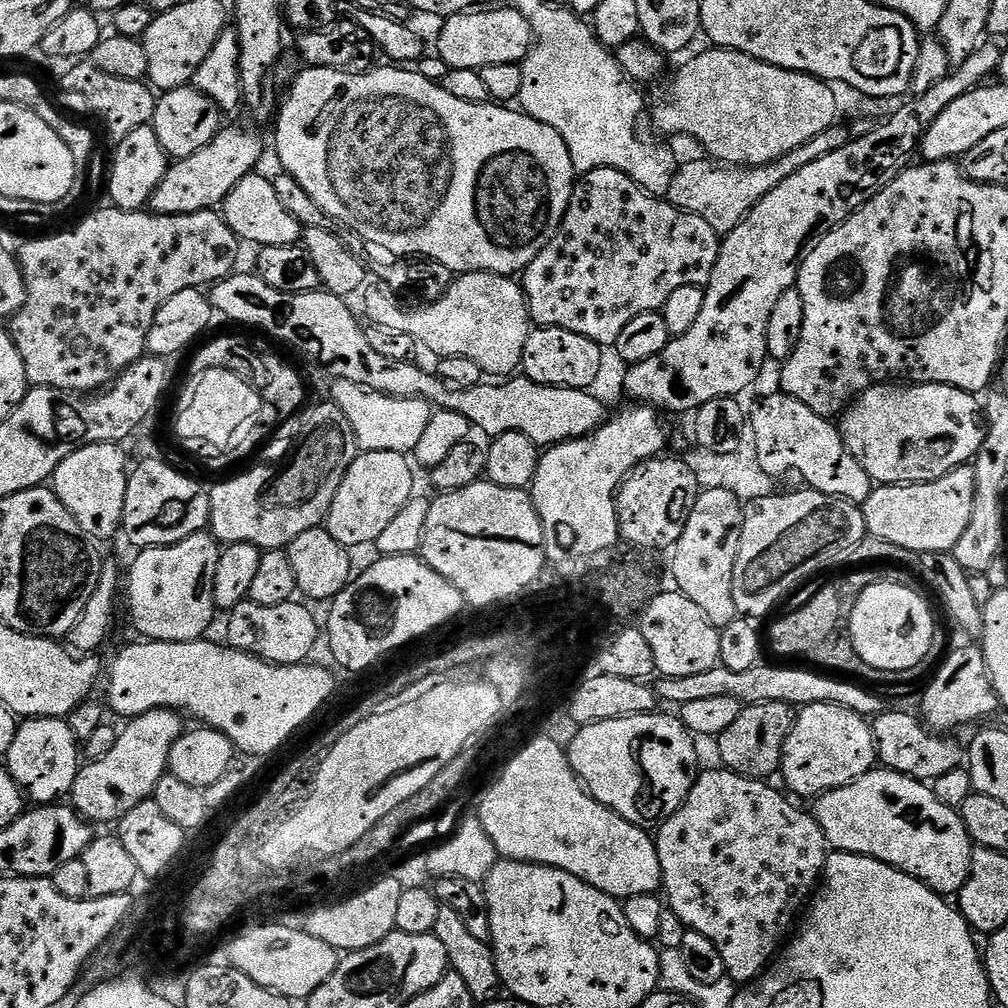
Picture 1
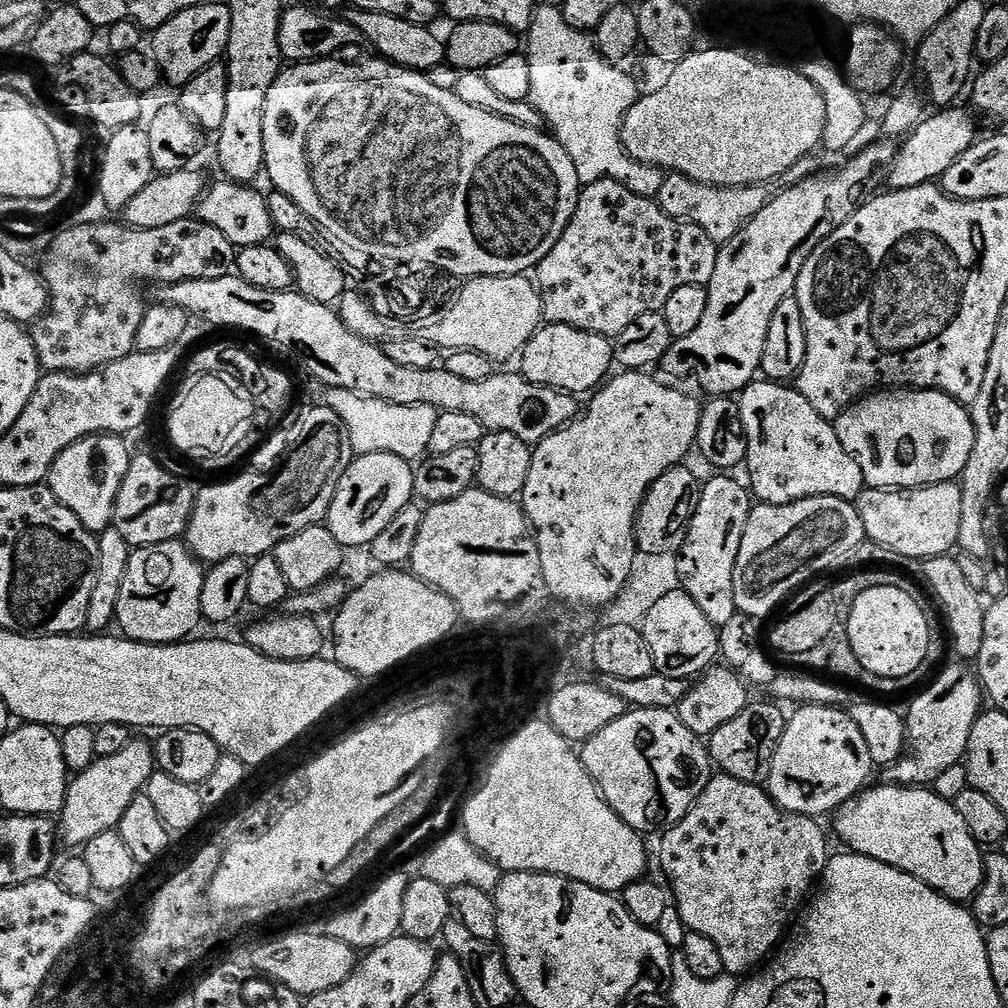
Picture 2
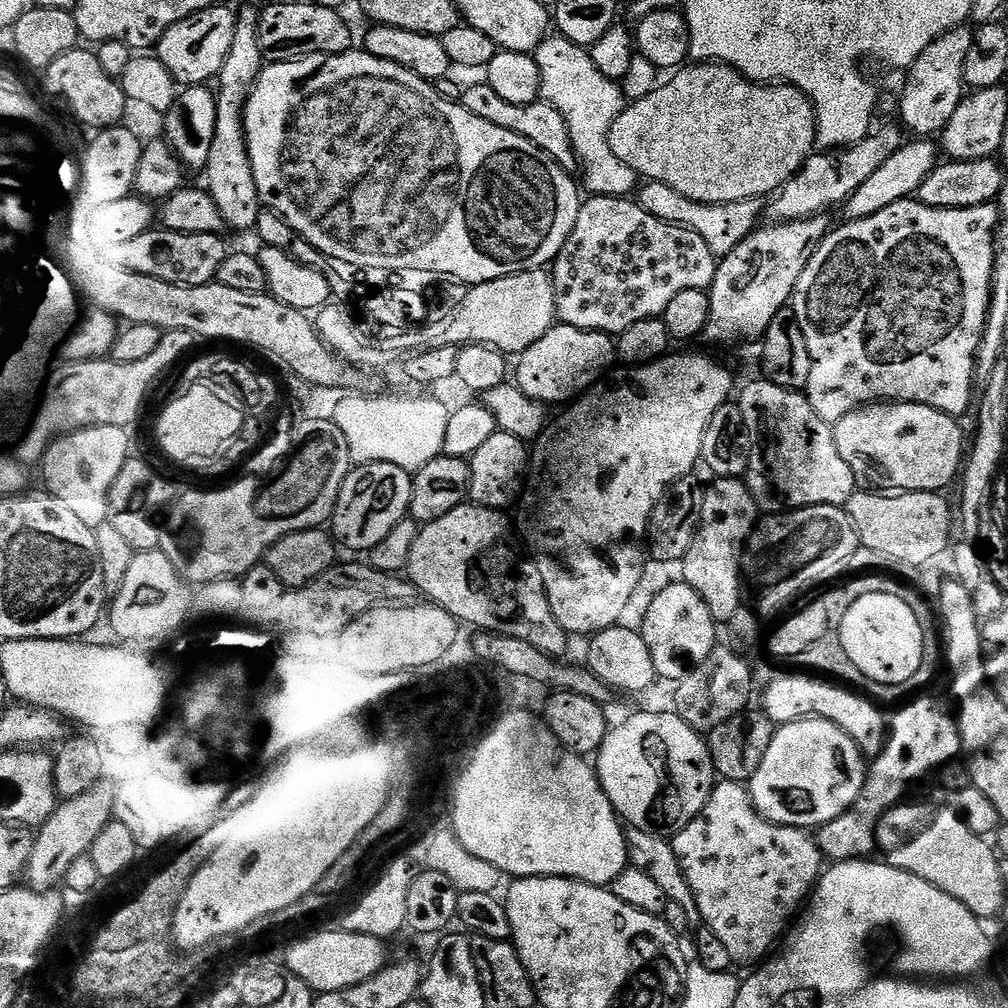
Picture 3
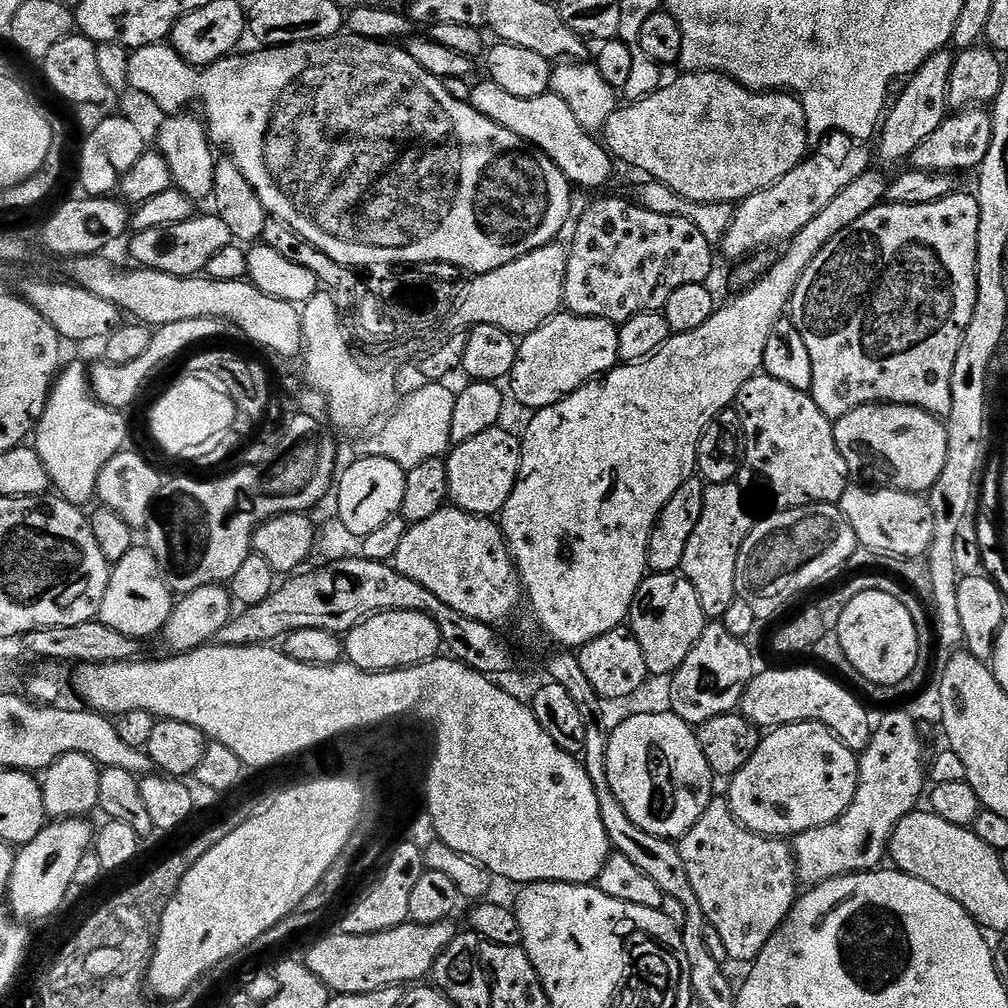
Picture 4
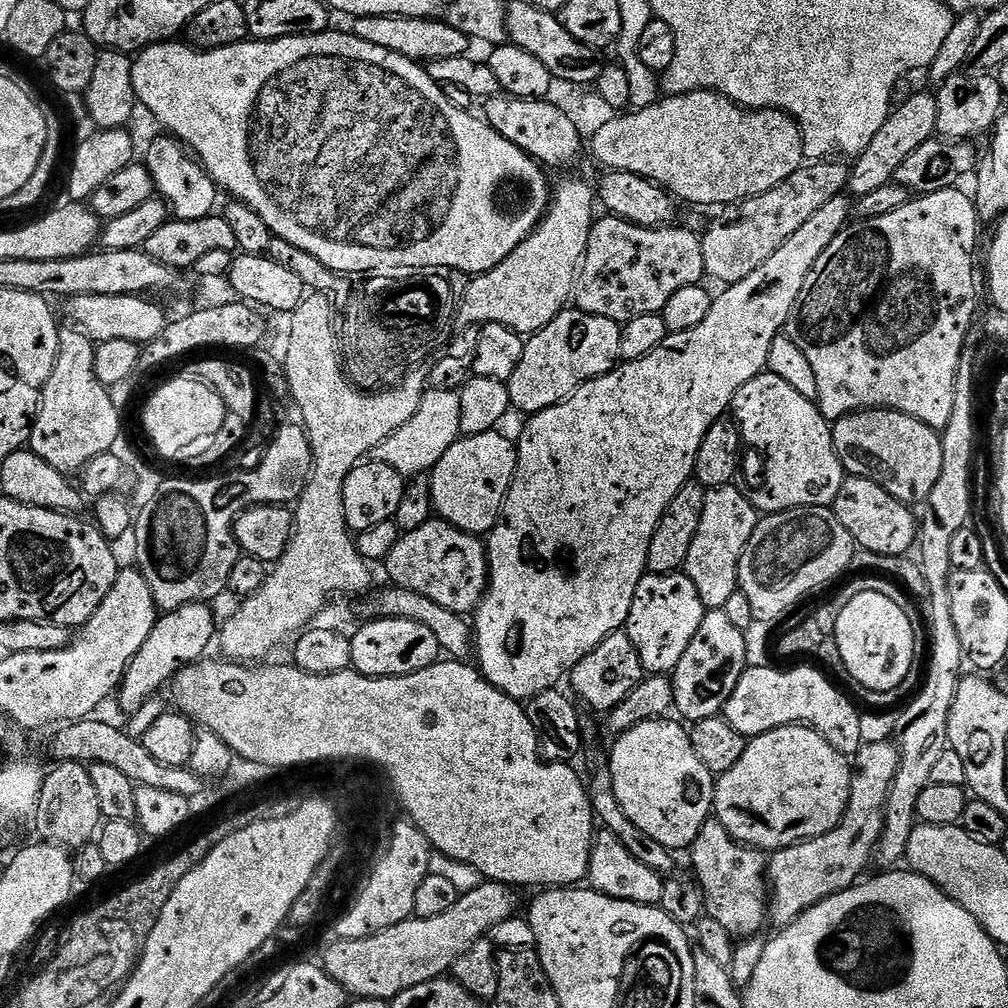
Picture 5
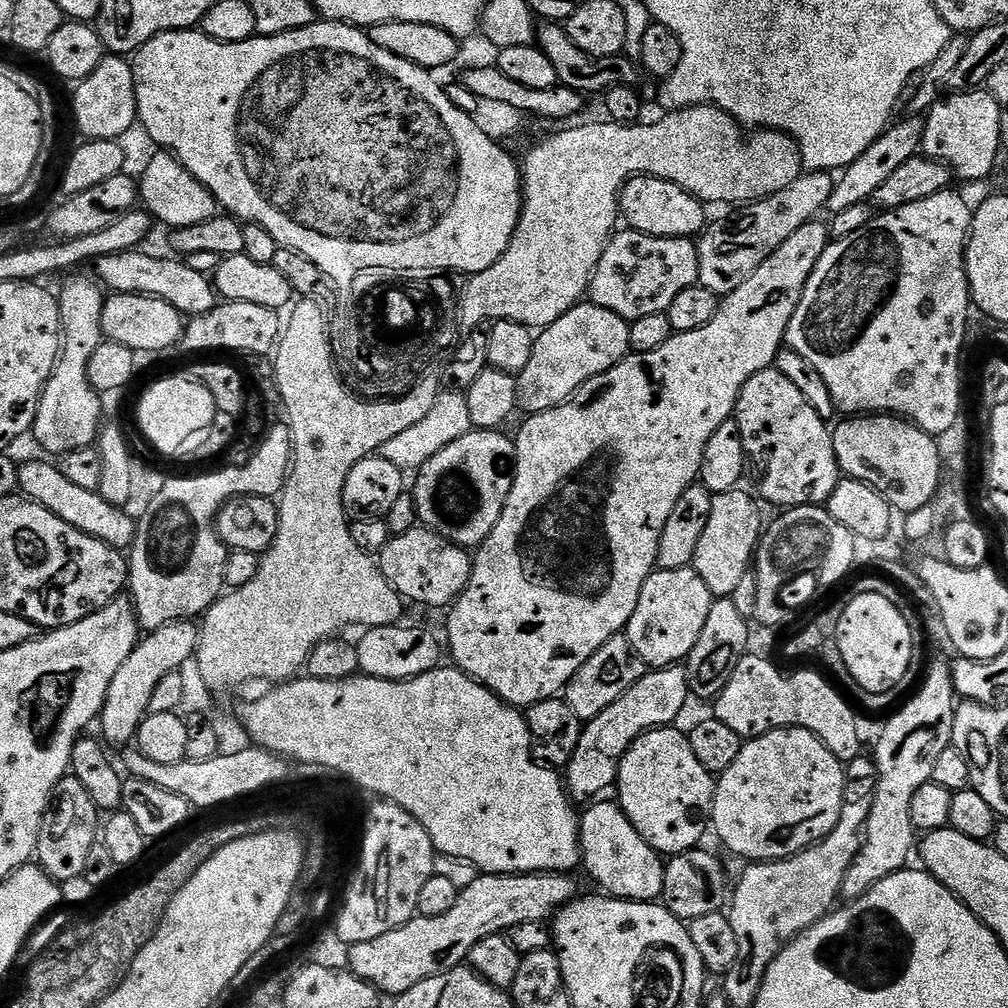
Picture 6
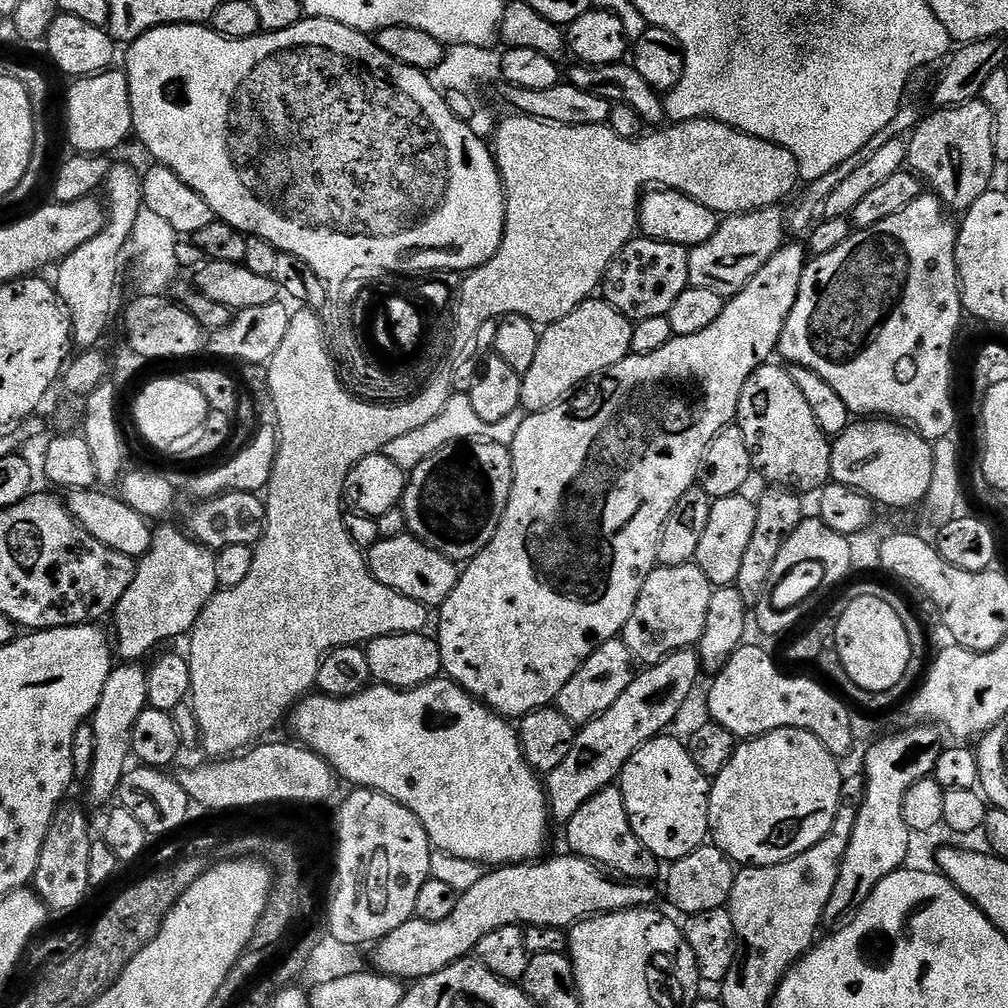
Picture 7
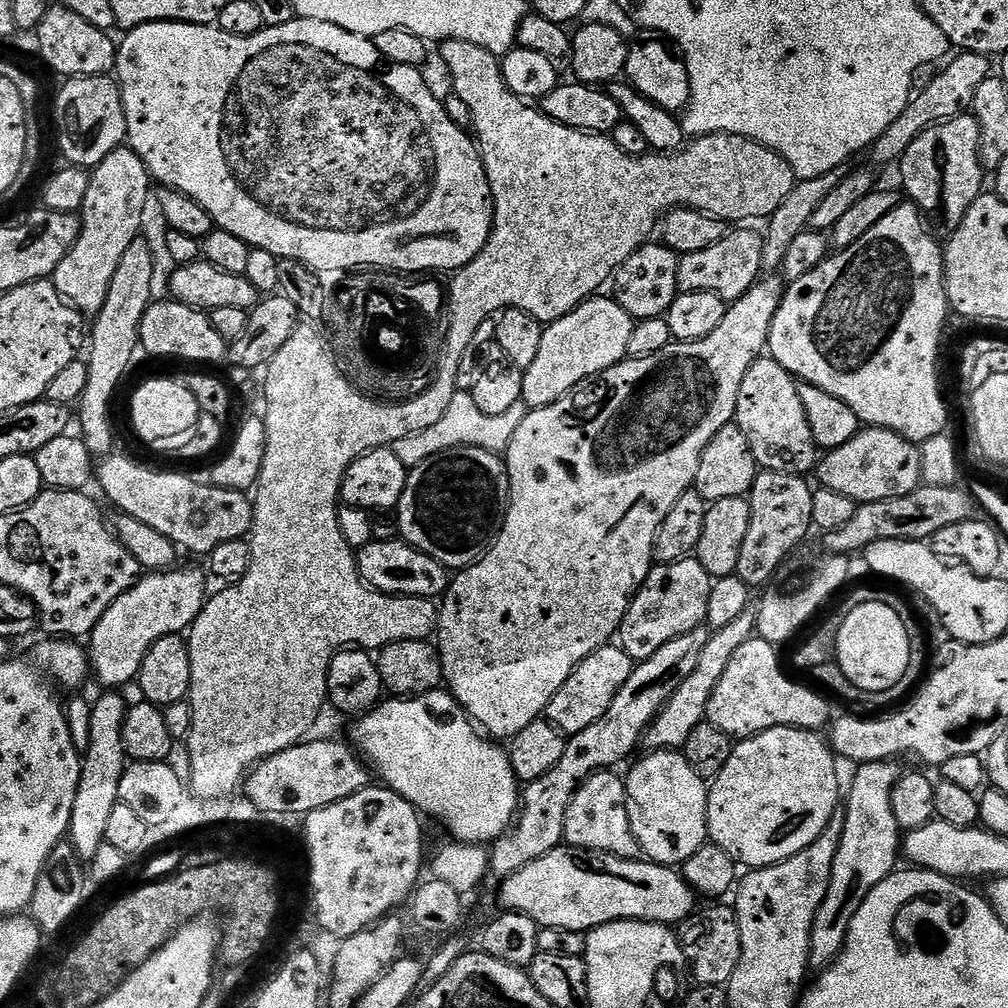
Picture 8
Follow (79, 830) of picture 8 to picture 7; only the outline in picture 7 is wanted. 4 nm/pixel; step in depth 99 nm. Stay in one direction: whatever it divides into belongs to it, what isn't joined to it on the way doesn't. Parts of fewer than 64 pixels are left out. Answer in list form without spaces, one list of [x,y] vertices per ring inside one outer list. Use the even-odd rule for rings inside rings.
[[[120,662],[113,667],[110,678],[106,678],[106,686],[102,686],[102,698],[98,698],[98,706],[92,711],[90,723],[94,730],[94,762],[92,770],[86,778],[88,796],[96,804],[104,804],[120,791],[120,783],[124,777],[132,754],[132,731],[134,722],[138,722],[138,714],[148,707],[146,694],[147,671],[136,662]]]

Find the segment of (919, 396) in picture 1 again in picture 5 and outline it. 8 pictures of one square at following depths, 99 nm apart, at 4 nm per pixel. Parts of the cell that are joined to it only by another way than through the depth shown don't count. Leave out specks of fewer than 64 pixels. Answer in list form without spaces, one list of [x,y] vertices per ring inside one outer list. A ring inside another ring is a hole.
[[[886,408],[861,410],[832,424],[834,450],[848,476],[861,476],[882,490],[893,494],[934,490],[938,474],[942,474],[941,433],[901,412]]]

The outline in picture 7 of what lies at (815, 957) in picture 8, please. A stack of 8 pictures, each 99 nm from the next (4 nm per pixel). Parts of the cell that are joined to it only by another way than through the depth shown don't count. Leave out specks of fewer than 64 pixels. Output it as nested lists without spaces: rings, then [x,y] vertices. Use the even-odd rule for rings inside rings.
[[[920,722],[912,727],[916,728],[896,732],[878,741],[864,756],[864,797],[858,810],[858,822],[854,822],[854,834],[850,834],[850,846],[838,870],[838,882],[834,882],[834,894],[830,894],[830,902],[826,902],[822,921],[825,929],[842,927],[852,913],[864,905],[882,878],[905,867],[907,860],[904,859],[912,848],[914,833],[906,826],[902,802],[906,798],[906,790],[910,790],[914,782],[927,780],[935,773],[942,751],[939,727],[928,722]]]

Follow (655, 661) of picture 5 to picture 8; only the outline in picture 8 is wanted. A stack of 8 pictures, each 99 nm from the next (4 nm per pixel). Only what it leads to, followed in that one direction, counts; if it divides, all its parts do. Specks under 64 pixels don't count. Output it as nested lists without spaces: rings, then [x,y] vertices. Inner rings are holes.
[[[694,558],[673,564],[656,564],[633,596],[628,613],[620,624],[619,647],[630,654],[632,661],[639,662],[650,658],[650,654],[673,638],[682,638],[682,634],[690,634],[690,630],[701,627],[708,618],[713,583],[713,577]]]

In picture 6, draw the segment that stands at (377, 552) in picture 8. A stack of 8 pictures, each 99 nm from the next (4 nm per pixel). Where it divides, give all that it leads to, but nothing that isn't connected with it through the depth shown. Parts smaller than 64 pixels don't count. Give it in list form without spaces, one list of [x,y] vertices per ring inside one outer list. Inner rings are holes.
[[[423,526],[411,528],[401,536],[392,536],[388,545],[378,553],[382,574],[405,601],[413,600],[416,604],[441,609],[462,594],[472,573],[472,561],[473,557],[465,549]]]

